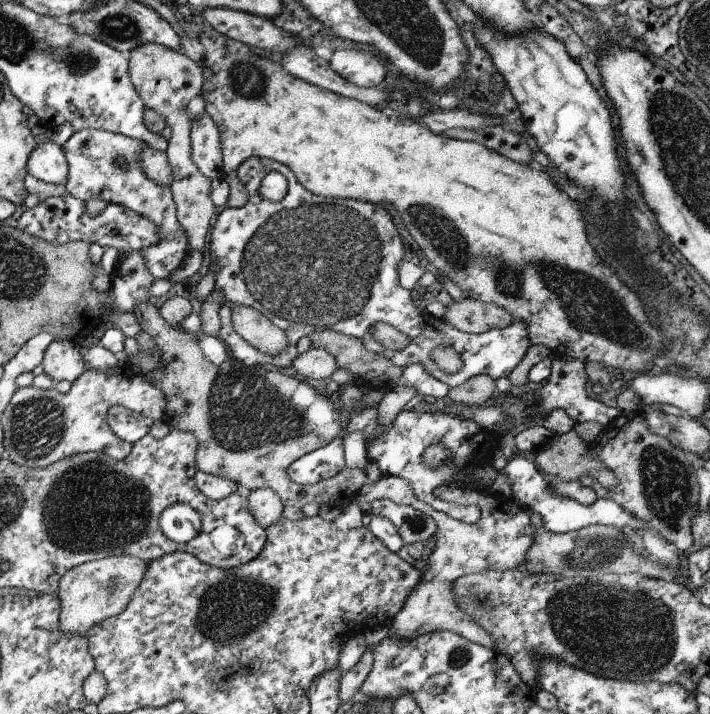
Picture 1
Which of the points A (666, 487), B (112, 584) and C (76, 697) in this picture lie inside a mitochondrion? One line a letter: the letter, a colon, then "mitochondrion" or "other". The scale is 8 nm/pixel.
A: mitochondrion
B: mitochondrion
C: other

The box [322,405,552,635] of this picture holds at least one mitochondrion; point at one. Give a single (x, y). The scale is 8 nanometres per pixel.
(483, 601)

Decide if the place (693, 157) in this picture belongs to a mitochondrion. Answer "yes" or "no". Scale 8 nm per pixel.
yes

